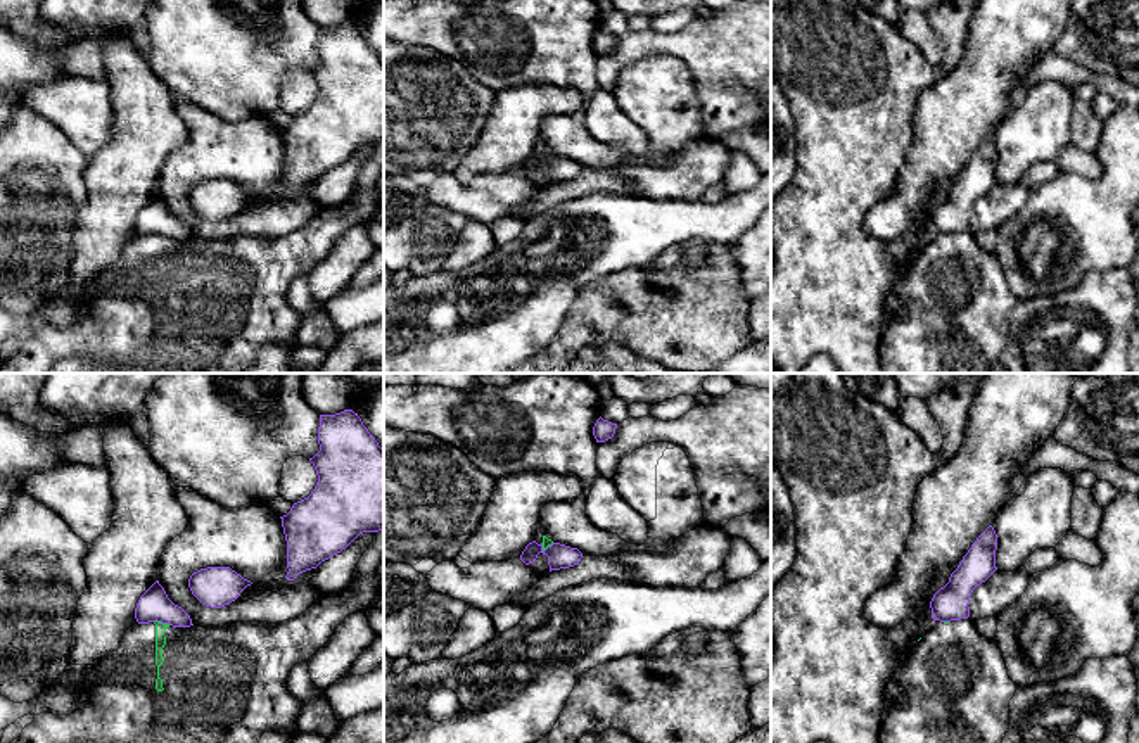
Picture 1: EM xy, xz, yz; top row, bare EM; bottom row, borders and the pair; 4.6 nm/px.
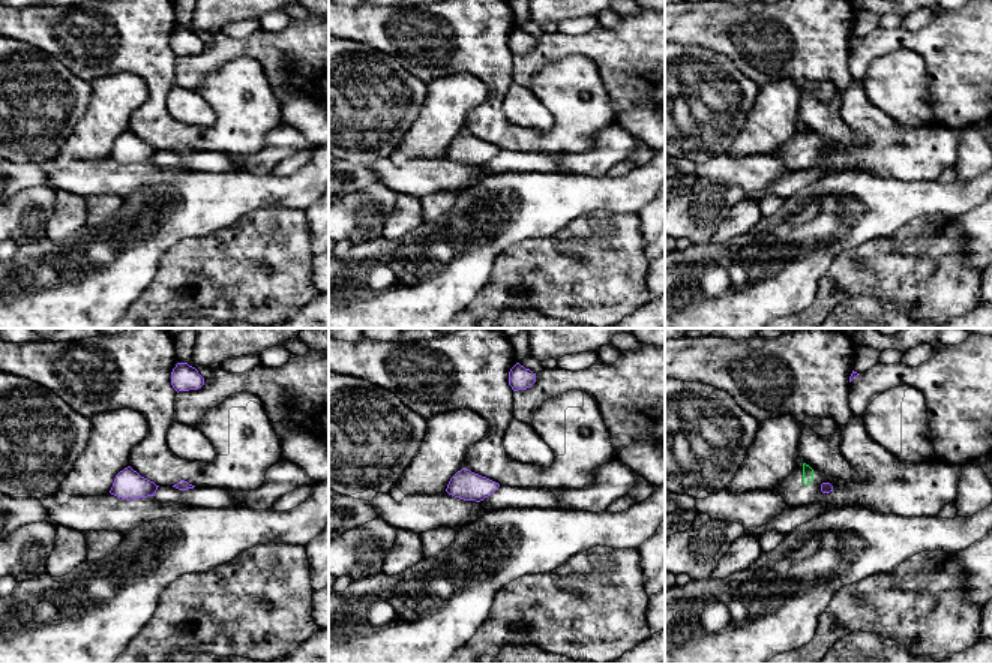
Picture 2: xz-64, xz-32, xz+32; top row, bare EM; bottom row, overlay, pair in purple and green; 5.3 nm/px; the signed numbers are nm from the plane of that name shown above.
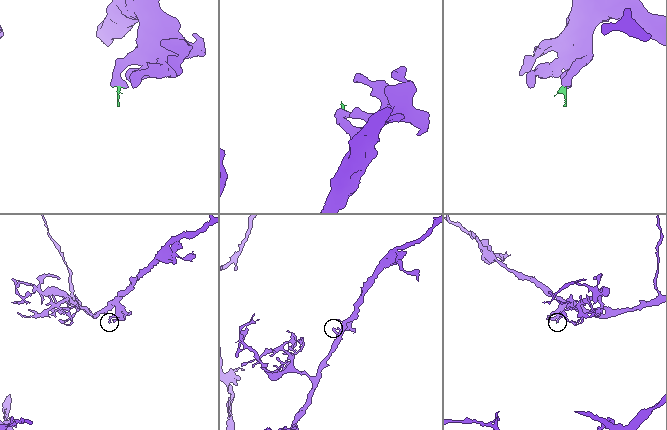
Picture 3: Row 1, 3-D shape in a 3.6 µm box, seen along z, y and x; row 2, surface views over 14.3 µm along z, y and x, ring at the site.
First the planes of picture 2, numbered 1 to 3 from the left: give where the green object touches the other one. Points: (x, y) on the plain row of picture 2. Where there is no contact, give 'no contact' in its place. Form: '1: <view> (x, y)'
1: no contact
2: no contact
3: no contact

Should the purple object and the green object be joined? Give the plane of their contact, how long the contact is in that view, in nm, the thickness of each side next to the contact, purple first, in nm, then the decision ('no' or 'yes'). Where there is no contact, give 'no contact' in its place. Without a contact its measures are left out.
contact in xy; length 80 nm; calibres 140 and 50 nm; no

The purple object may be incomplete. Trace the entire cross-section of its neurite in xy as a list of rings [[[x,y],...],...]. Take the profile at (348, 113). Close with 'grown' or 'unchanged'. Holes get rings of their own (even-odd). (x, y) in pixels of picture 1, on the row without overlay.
[[[344,22],[320,28],[318,57],[320,64],[309,71],[318,88],[315,102],[280,130],[287,154],[287,194],[316,181],[346,162],[360,147],[384,142],[384,62],[358,26]]]; unchanged

